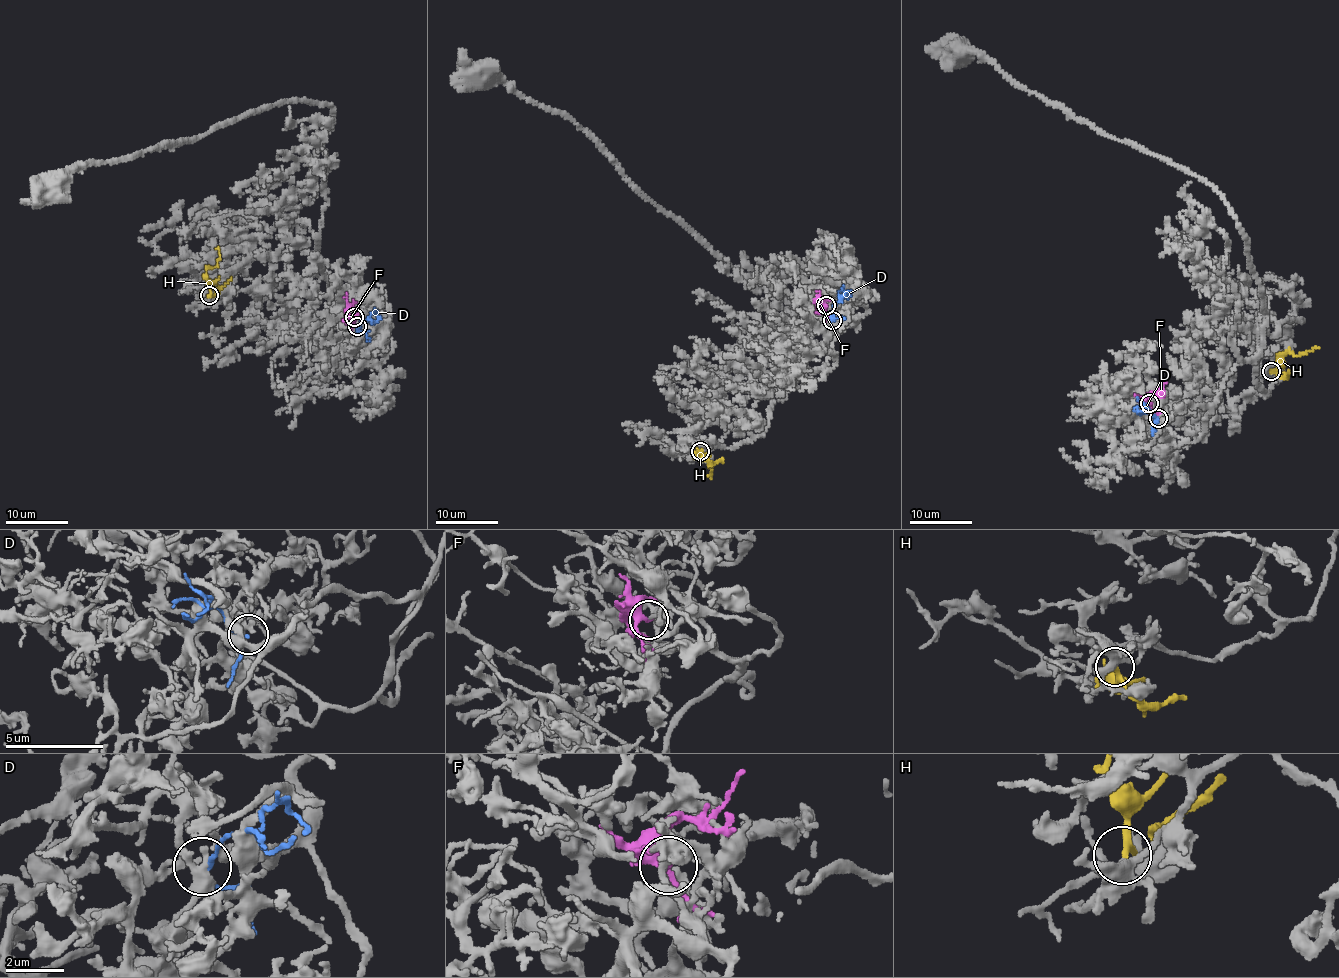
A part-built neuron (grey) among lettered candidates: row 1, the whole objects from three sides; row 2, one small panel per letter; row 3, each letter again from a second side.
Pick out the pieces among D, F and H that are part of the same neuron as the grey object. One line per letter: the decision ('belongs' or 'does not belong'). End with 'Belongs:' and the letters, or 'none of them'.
D: does not belong
F: does not belong
H: does not belong
Belongs: none of them

